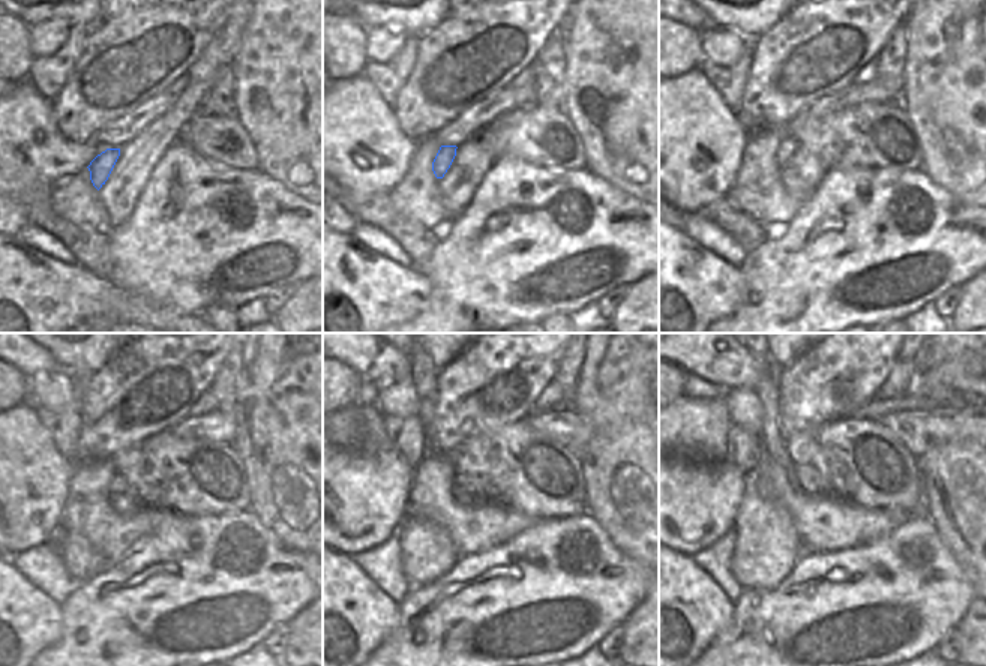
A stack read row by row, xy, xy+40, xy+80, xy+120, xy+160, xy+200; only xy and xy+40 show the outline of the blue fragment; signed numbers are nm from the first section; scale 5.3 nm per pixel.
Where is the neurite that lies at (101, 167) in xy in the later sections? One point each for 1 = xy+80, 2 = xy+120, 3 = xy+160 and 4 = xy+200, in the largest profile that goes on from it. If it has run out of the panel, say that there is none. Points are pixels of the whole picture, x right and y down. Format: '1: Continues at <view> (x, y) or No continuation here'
1: Continues at xy+80 (788, 146)
2: Continues at xy+120 (119, 485)
3: Continues at xy+160 (465, 488)
4: Continues at xy+200 (809, 480).

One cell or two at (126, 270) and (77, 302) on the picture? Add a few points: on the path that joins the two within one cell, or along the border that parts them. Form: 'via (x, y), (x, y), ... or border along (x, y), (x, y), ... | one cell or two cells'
border along (107, 278), (122, 288), (135, 288), (144, 294) | two cells

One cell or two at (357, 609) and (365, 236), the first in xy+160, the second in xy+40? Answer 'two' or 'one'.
two

